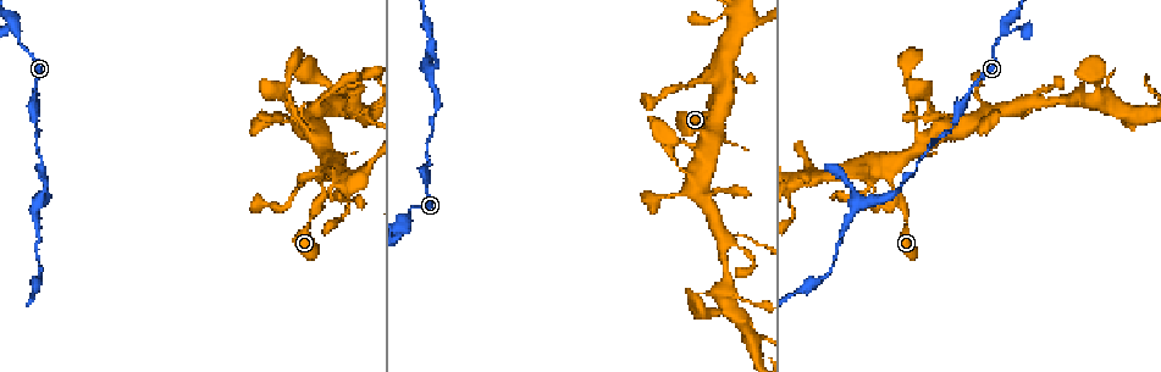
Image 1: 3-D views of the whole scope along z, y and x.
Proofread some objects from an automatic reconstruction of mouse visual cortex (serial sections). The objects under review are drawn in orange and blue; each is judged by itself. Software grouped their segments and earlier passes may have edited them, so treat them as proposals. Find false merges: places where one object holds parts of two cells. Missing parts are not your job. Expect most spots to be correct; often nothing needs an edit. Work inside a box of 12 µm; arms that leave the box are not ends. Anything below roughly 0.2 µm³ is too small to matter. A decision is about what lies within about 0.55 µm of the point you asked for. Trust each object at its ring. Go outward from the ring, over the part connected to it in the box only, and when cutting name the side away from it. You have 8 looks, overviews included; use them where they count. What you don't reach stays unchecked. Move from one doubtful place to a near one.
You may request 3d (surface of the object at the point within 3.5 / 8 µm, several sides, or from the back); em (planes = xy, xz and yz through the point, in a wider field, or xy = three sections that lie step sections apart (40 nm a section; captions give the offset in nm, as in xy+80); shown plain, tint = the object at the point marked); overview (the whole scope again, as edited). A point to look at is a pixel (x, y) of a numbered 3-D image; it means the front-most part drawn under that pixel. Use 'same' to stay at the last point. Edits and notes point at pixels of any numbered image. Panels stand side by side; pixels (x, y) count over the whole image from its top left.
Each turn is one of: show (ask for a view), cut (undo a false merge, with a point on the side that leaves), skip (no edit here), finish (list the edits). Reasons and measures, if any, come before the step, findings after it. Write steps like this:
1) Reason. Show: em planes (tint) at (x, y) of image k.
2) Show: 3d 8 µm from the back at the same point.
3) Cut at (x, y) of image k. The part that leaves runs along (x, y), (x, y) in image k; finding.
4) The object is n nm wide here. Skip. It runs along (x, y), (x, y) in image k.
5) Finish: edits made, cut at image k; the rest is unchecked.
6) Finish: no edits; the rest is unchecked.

Four arms meet. Show: em xy step 1 (tint) at (889, 168) of image 1.

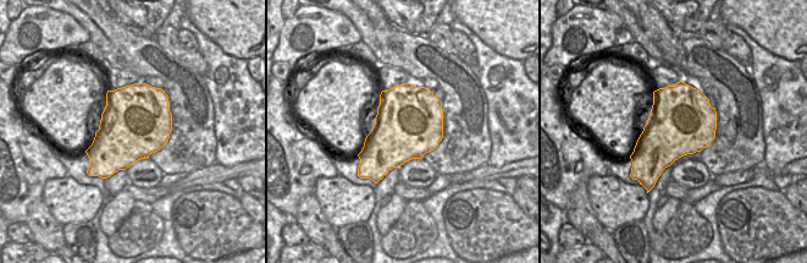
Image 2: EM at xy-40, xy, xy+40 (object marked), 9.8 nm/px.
See where the arms go. Show: 3d 3.5 µm at the same point.

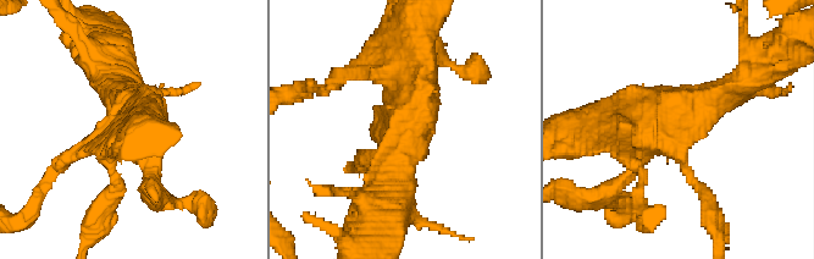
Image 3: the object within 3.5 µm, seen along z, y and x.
Skip. All the same cell.

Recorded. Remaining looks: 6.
Thick turns thin. Show: em xy step 1 (tint) at (681, 142) of image 1.

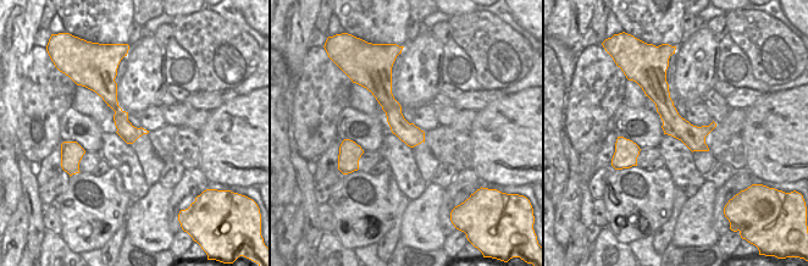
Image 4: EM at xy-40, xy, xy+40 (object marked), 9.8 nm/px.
Wider look. Show: 3d 3.5 µm at the same point.

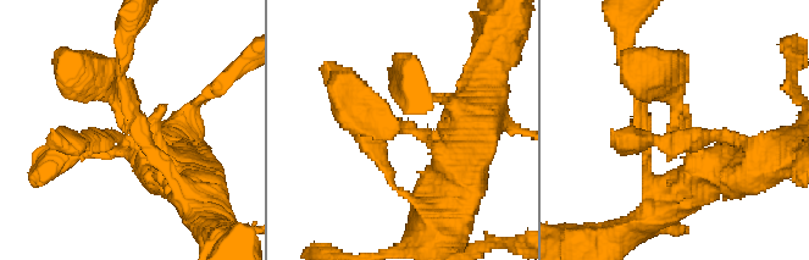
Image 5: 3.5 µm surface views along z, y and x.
Skip. It runs along (188, 170), (76, 72) in image 5; one cell here.

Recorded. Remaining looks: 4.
Branch point. Show: 3d 3.5 µm at (407, 219) of image 1.

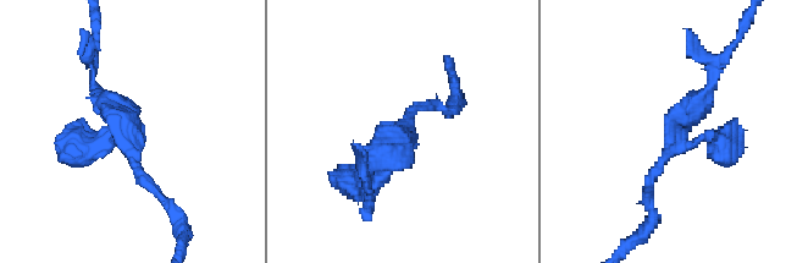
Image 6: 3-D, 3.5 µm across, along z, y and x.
3 arms meet here; the arms are 150, 250, 300 nm wide. Show: em xy step 2 (plain) at (678, 141) of image 6.

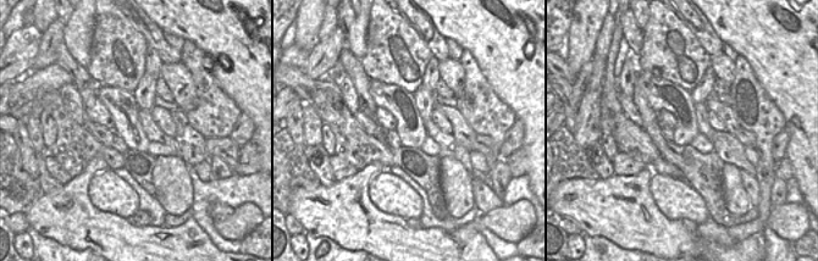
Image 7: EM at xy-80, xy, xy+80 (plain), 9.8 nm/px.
Show: em xy step 2 (tint) at the same point.

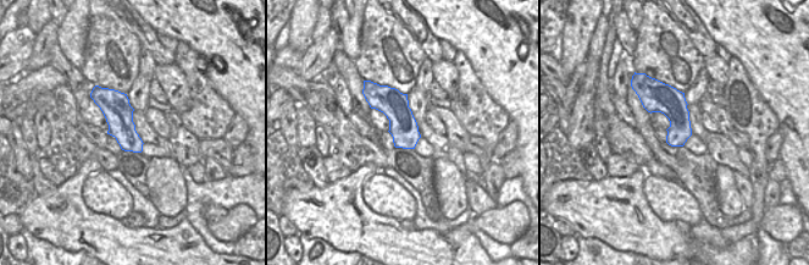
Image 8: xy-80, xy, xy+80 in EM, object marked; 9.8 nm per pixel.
The object is 280 nm wide here. Skip. It runs along (169, 203), (143, 181), (127, 124), (94, 83) in image 6; all the same cell.

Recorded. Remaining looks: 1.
Finish: no edits; the rest is unchecked.

